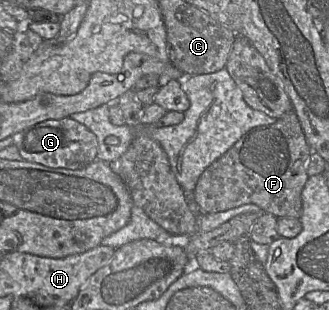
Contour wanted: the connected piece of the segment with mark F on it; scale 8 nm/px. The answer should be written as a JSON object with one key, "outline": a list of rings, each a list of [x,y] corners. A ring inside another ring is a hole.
{"outline":[[[294,110],[273,124],[250,130],[199,177],[194,201],[200,214],[255,204],[277,218],[301,218],[302,191],[309,179],[307,168],[312,152]]]}

